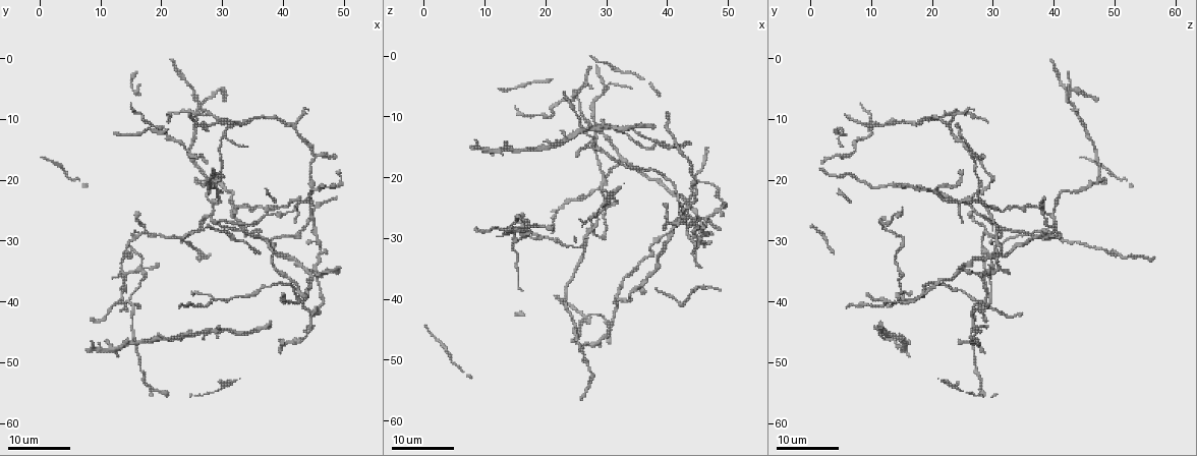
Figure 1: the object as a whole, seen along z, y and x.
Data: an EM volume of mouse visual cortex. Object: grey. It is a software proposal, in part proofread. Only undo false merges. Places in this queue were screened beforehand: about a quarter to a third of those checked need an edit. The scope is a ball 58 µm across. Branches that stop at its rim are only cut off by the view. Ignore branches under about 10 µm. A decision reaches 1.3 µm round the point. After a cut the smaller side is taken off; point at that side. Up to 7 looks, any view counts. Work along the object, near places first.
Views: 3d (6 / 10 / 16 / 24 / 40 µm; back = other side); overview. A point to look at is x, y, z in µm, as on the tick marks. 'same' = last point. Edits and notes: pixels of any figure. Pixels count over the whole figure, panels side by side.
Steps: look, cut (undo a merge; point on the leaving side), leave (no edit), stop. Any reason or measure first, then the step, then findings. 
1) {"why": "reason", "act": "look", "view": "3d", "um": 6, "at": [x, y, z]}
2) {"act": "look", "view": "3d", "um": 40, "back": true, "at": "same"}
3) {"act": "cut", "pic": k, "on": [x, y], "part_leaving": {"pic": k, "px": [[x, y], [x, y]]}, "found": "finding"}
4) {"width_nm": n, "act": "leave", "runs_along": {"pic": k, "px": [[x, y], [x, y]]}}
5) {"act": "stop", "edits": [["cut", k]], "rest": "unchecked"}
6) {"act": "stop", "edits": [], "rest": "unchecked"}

{"why": "a fork", "act": "look", "view": "3d", "um": 16, "at": [26.0, 28.5, 31.0]}

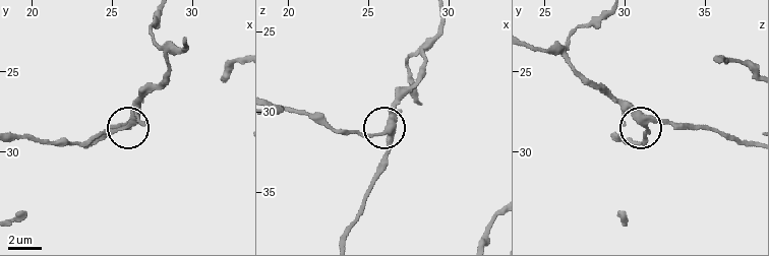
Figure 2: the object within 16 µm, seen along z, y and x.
{"act": "look", "view": "3d", "um": 6, "at": [26.1, 28.5, 31.2]}

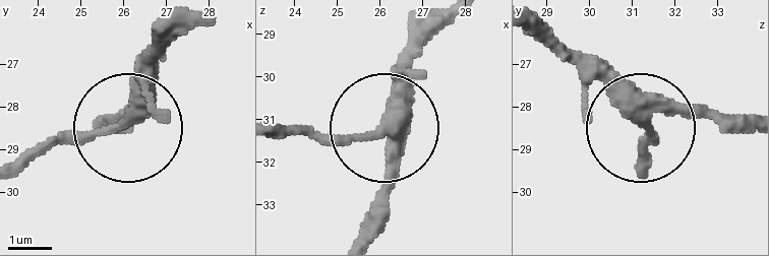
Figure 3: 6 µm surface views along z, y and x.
{"arms": 3, "act": "leave", "runs_along": {"pic": 3, "px": [[445, 19], [382, 129], [390, 205], [379, 235]]}, "found": "one cell here"}

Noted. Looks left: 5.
{"why": "thick turns thin", "act": "look", "view": "3d", "um": 16, "at": [13.5, 34.5, 28.5]}

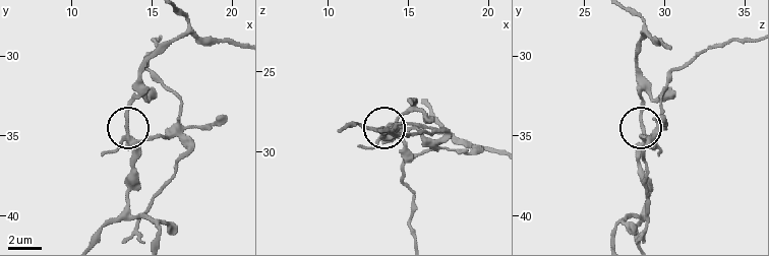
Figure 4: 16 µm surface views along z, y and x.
{"act": "look", "view": "3d", "um": 10, "at": [13.5, 34.5, 28.7]}

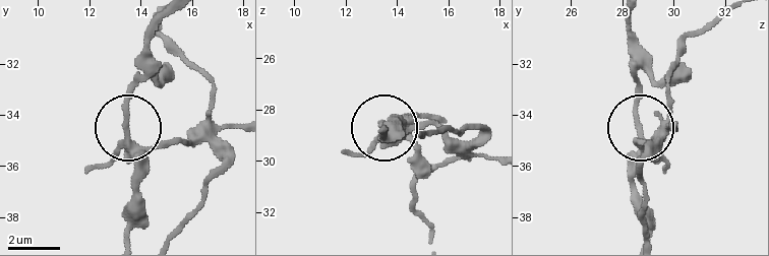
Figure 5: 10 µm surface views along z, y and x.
{"act": "cut", "pic": 5, "on": [174, 140], "found": "a second cell is stuck on"}

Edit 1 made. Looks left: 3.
{"why": "calibre changes", "act": "look", "view": "3d", "um": 24, "at": [43.0, 23.5, 24.5]}

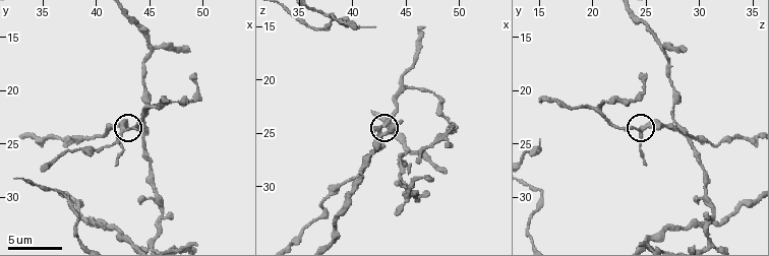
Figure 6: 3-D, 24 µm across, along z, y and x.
{"why": "zoom in", "act": "look", "view": "3d", "um": 10, "at": [42.6, 23.8, 24.6]}

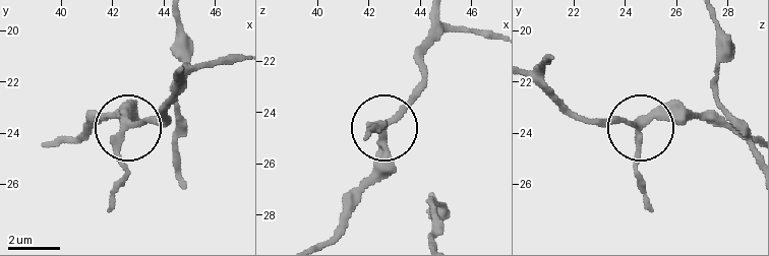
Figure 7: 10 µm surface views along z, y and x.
{"act": "look", "view": "3d", "um": 10, "back": true, "at": [42.8, 23.7, 24.4]}

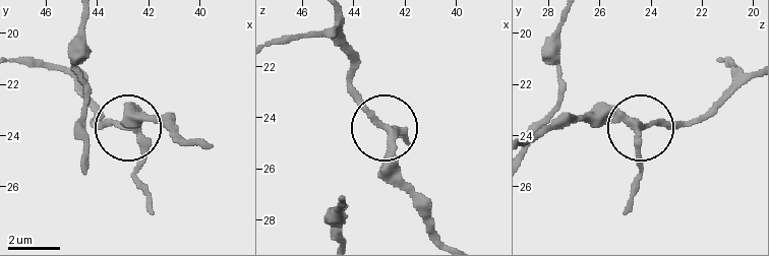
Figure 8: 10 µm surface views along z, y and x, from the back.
{"act": "leave", "runs_along": {"pic": 8, "px": [[441, 237], [349, 75]]}, "found": "all the same cell"}

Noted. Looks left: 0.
{"act": "stop", "edits": [["cut", 5]], "rest": "unchecked"}

